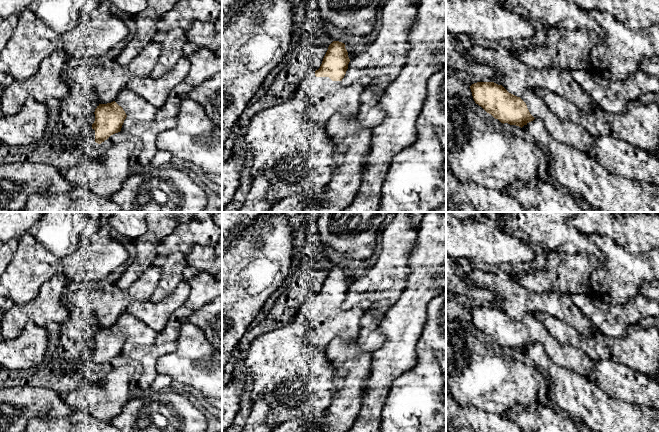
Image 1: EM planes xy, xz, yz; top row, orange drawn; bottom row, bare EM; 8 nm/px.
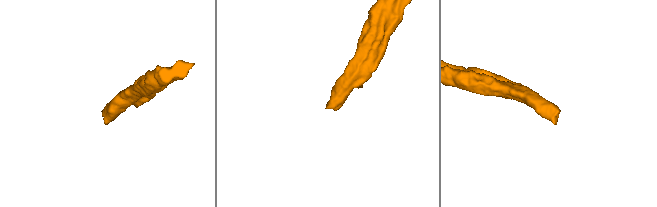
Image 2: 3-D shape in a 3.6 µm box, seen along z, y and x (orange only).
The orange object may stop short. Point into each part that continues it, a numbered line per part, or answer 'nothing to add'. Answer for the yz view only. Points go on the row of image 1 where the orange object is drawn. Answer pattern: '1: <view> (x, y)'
1: yz (565, 131)

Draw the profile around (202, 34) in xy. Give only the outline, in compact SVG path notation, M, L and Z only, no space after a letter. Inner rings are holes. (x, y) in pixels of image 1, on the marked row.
M195 22L186 31L187 43L183 47L184 56L194 54L199 48L208 48L212 51L222 47L222 31L217 31L214 22Z

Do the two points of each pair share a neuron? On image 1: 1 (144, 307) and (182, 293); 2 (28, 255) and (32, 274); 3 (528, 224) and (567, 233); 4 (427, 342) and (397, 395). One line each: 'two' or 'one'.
1: one
2: one
3: one
4: one

